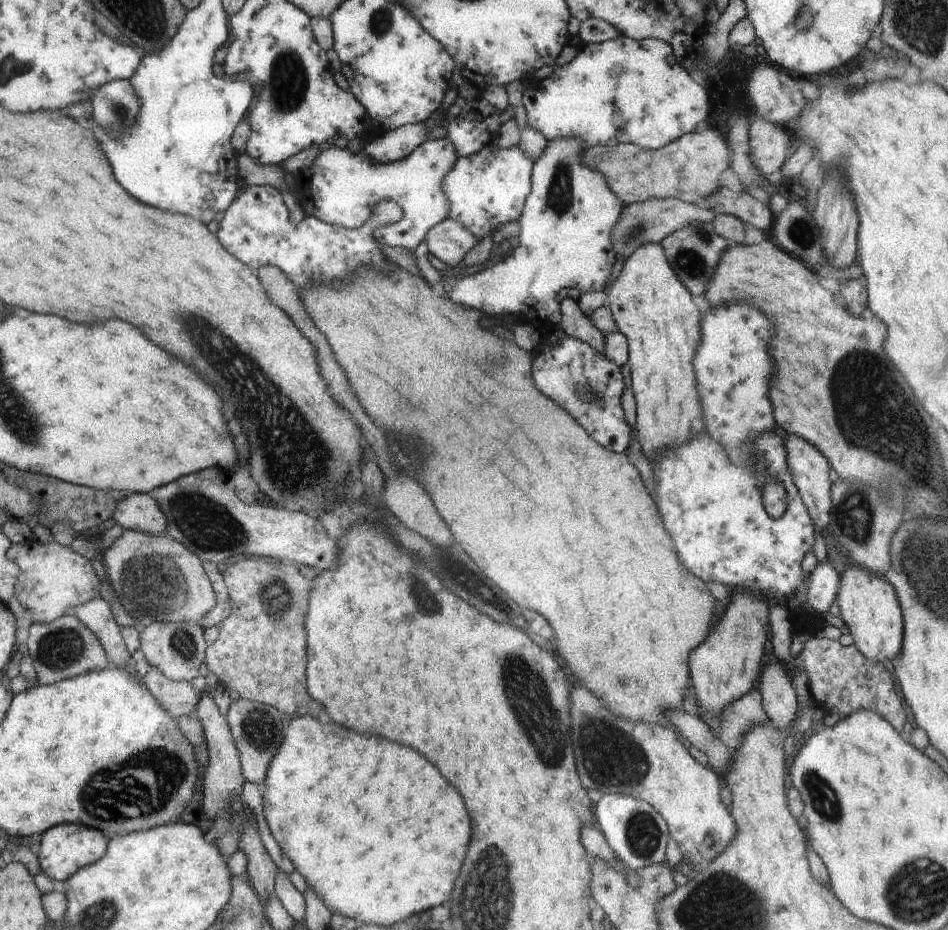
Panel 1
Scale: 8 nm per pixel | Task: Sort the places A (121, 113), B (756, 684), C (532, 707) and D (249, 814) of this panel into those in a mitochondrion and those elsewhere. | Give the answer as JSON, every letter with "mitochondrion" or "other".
{"A":"mitochondrion","B":"other","C":"mitochondrion","D":"other"}

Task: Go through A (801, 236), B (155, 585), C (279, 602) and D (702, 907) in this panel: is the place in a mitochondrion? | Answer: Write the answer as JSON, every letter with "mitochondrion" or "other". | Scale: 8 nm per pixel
{"A":"mitochondrion","B":"mitochondrion","C":"mitochondrion","D":"mitochondrion"}

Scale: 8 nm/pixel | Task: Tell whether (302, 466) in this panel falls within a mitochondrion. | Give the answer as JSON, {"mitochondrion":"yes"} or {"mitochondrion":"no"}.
{"mitochondrion":"yes"}

